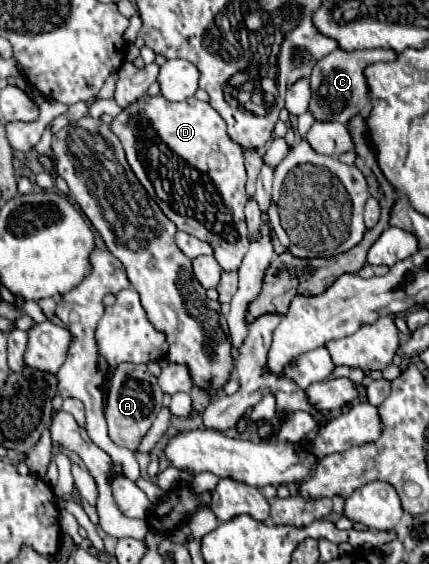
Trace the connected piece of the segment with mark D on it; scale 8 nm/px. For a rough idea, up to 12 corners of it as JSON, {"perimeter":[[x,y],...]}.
{"perimeter":[[197,98],[113,118],[137,180],[223,270],[249,246],[243,150]]}

